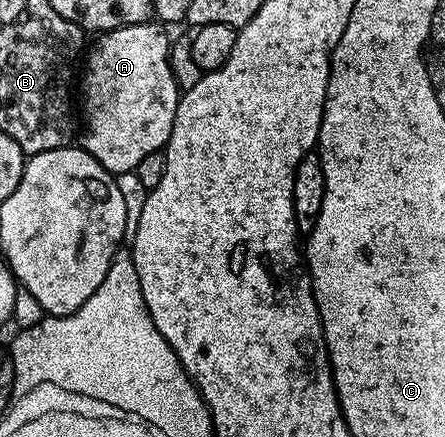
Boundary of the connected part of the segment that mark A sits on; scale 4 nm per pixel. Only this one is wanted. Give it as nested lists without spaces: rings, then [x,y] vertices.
[[[150,21],[140,23],[139,25],[127,25],[123,29],[115,29],[107,31],[104,35],[96,36],[92,40],[91,46],[88,48],[87,54],[83,59],[83,67],[85,63],[85,76],[79,79],[79,95],[81,91],[82,103],[79,103],[79,111],[85,114],[85,132],[82,133],[81,139],[79,135],[80,146],[85,148],[87,153],[91,153],[91,157],[95,157],[95,161],[99,161],[99,165],[103,165],[103,169],[113,172],[114,176],[119,176],[125,171],[136,171],[139,161],[143,161],[143,157],[147,157],[147,153],[155,153],[161,151],[165,146],[165,142],[171,137],[171,129],[175,121],[175,109],[179,98],[179,88],[175,77],[171,73],[171,65],[169,64],[169,56],[171,48],[169,48],[169,39],[165,36],[166,28],[160,22]]]

